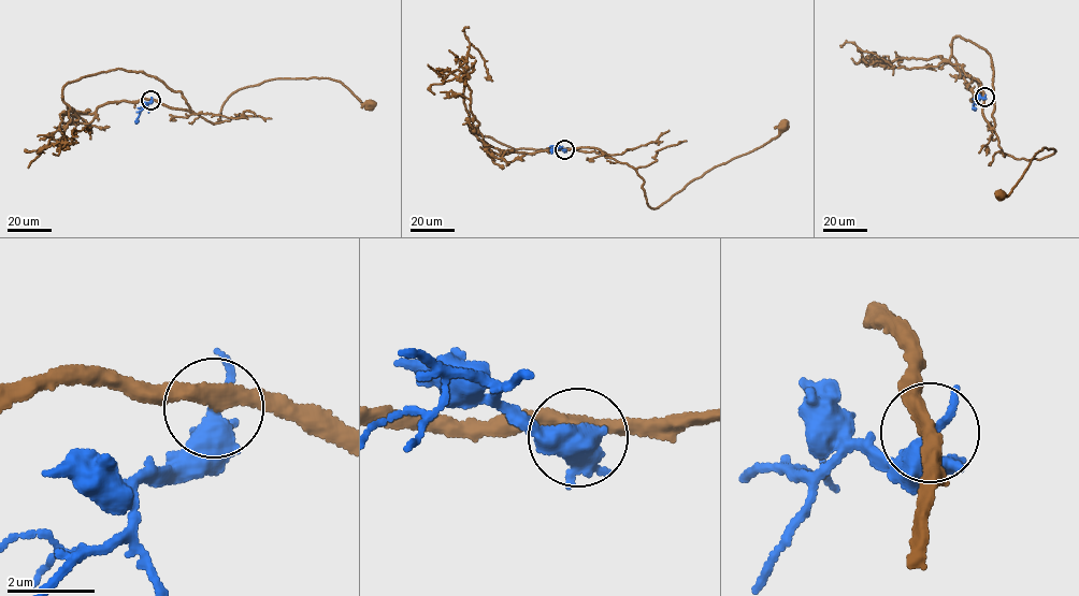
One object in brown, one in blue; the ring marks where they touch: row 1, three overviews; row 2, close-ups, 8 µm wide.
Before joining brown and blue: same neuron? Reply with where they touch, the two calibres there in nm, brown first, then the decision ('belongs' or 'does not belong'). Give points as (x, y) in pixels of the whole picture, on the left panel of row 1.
place (150, 100); calibres 320 and 360 nm; does not belong

